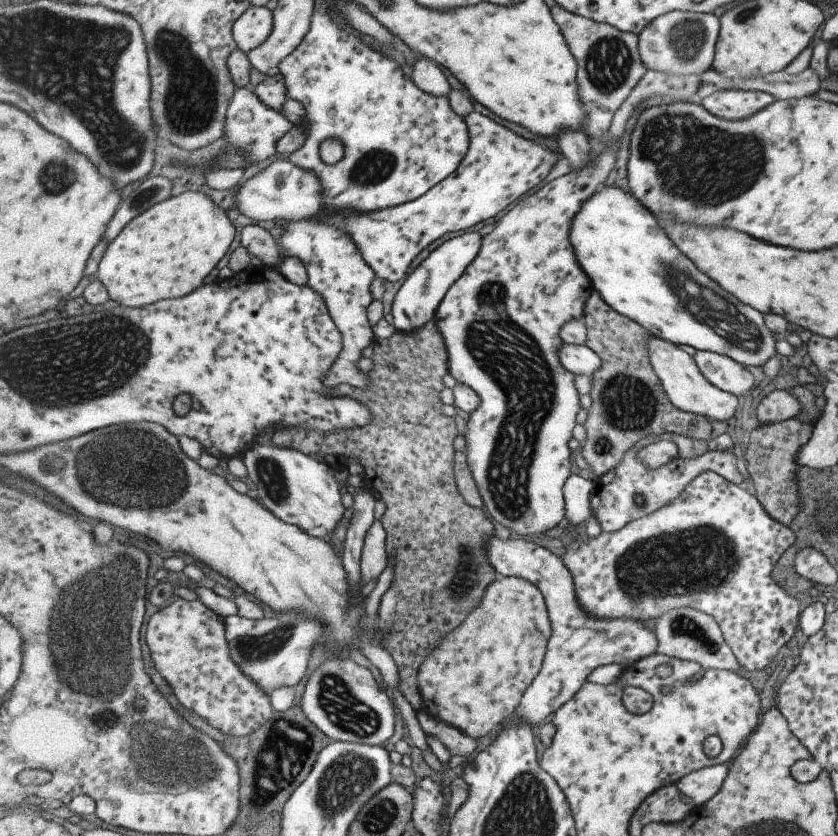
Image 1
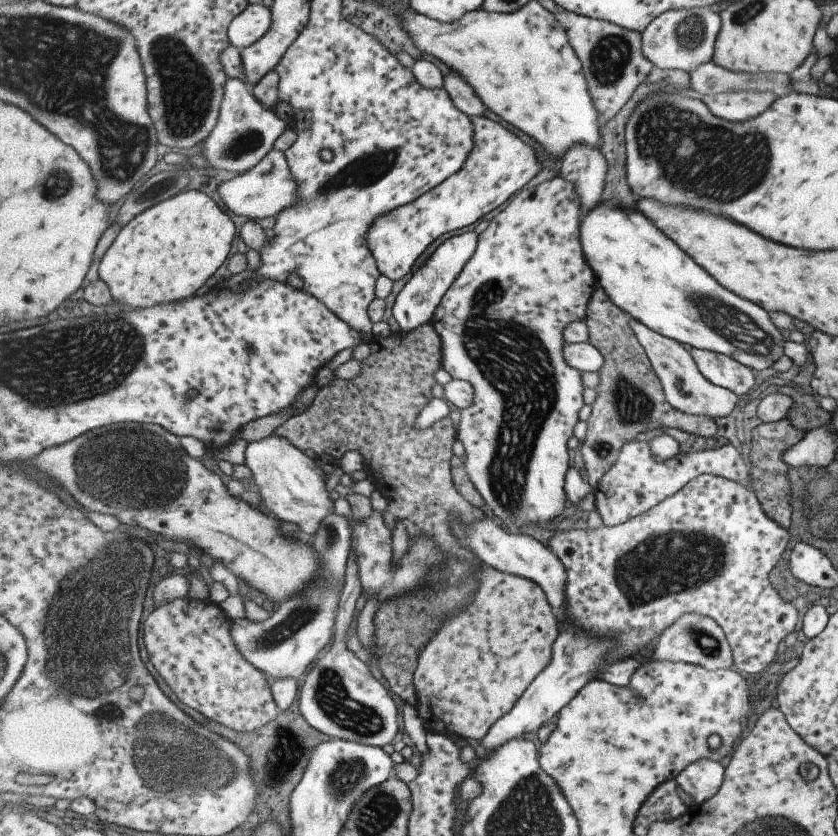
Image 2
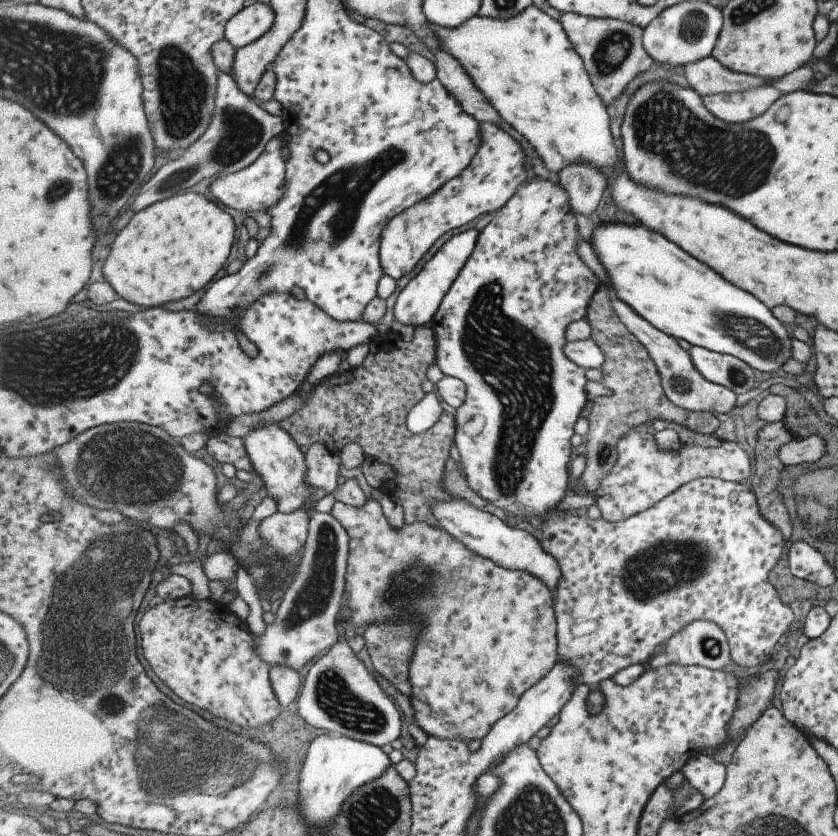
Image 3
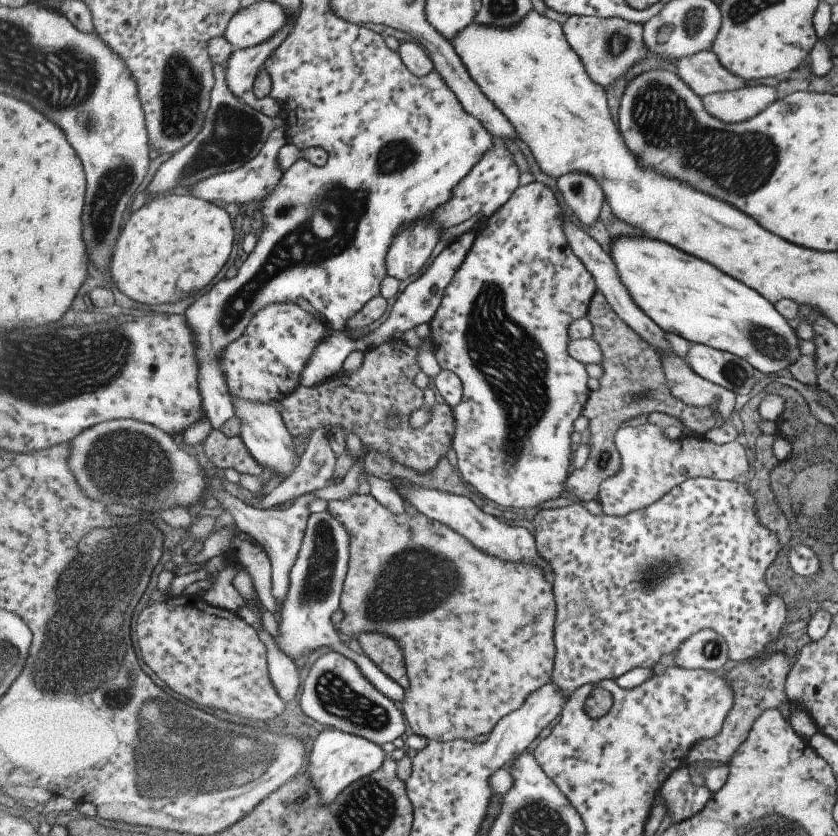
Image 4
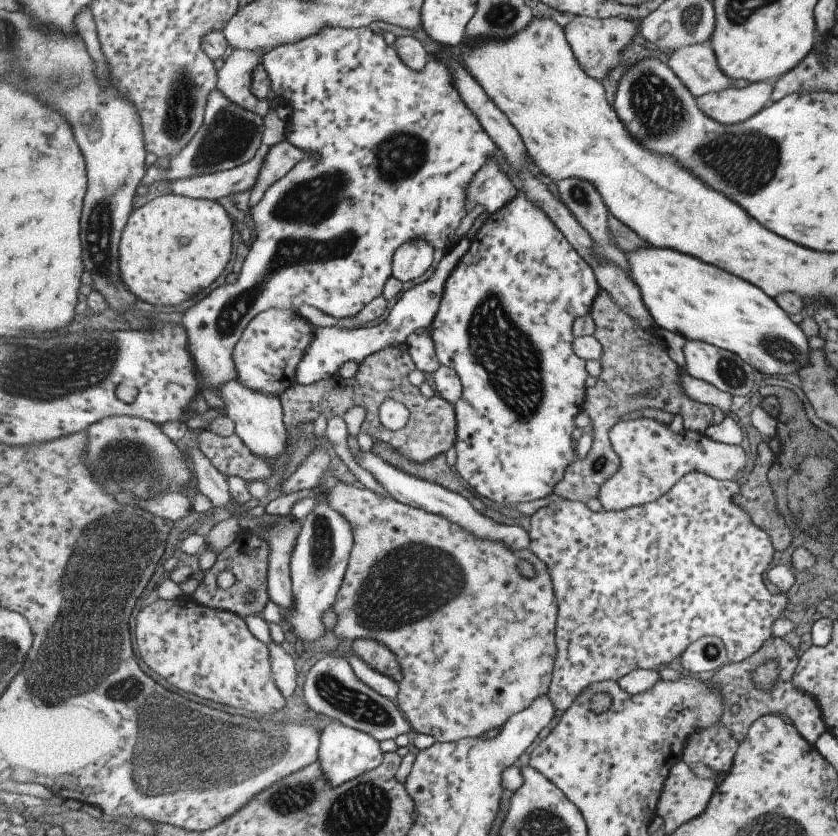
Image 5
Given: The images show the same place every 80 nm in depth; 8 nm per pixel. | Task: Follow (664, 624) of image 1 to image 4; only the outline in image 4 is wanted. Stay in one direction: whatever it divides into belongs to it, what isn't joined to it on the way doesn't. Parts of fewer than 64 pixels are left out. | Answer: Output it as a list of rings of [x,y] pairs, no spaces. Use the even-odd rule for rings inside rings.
[[[712,628],[690,636],[674,654],[674,664],[688,669],[719,670],[730,659],[727,639]]]

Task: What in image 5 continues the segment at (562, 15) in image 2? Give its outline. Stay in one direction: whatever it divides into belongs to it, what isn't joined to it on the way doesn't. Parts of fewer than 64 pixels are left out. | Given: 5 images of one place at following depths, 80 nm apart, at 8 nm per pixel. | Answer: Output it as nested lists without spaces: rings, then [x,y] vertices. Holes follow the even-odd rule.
[[[576,15],[566,26],[566,35],[580,65],[590,77],[601,81],[624,61],[624,52],[640,38],[640,23],[625,17],[593,18]]]

